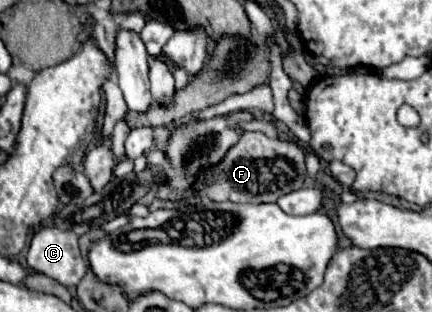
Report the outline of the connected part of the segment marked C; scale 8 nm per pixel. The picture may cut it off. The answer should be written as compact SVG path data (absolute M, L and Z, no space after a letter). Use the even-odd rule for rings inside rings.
M43 226L35 232L27 252L29 268L57 280L67 288L75 288L87 272L77 240L79 236L75 236L75 232Z

